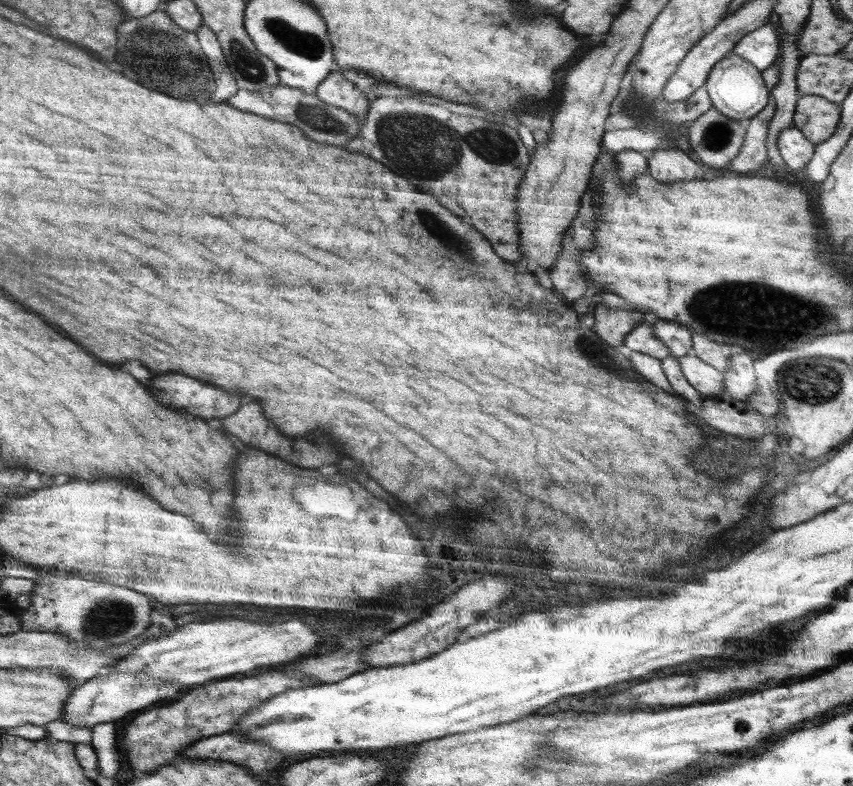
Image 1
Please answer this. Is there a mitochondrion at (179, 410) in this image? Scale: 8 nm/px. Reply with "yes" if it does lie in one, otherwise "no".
no

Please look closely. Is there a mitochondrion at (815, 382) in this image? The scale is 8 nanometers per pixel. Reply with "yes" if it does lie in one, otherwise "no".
yes

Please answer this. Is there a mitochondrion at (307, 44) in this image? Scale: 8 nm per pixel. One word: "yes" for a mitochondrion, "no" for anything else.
yes

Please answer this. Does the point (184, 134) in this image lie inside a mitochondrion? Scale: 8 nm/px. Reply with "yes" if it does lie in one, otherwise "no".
no

